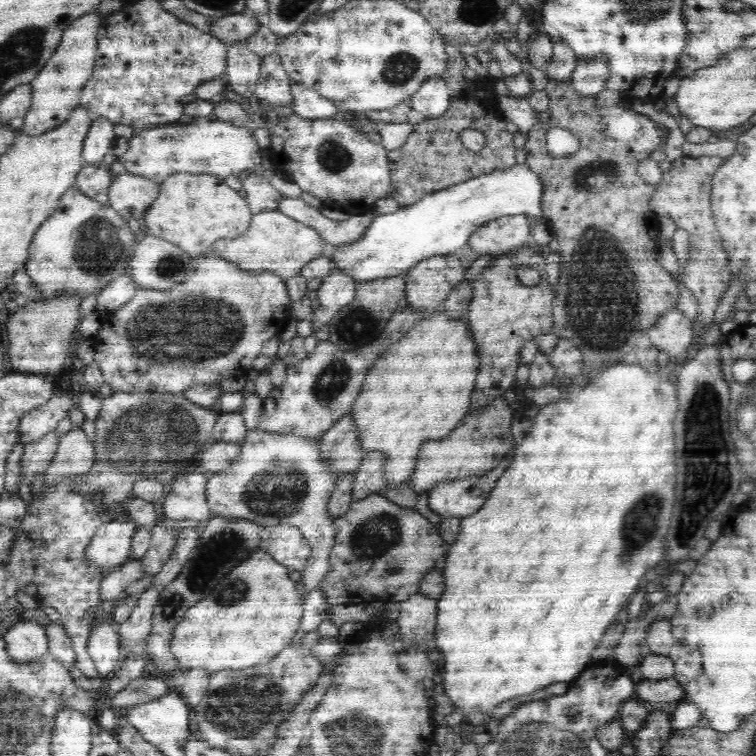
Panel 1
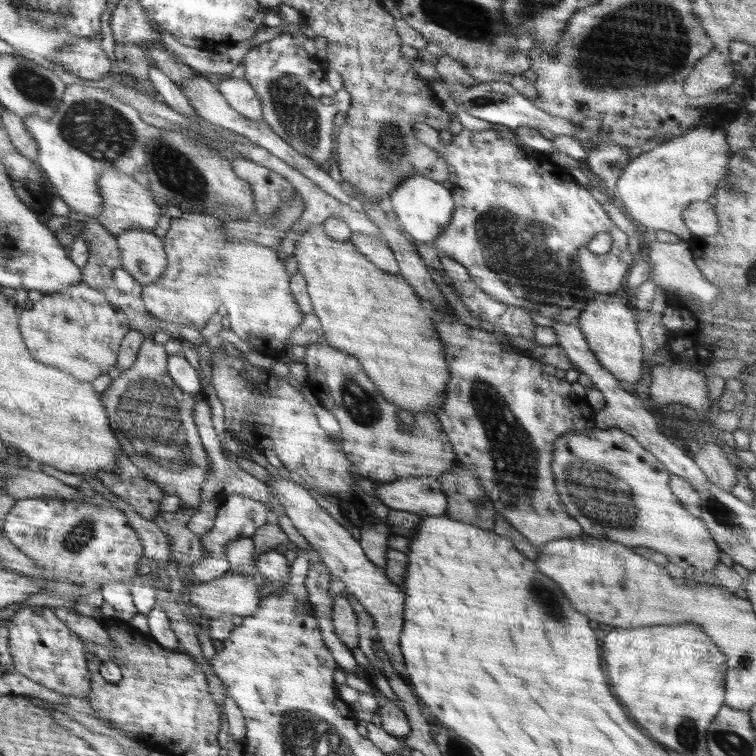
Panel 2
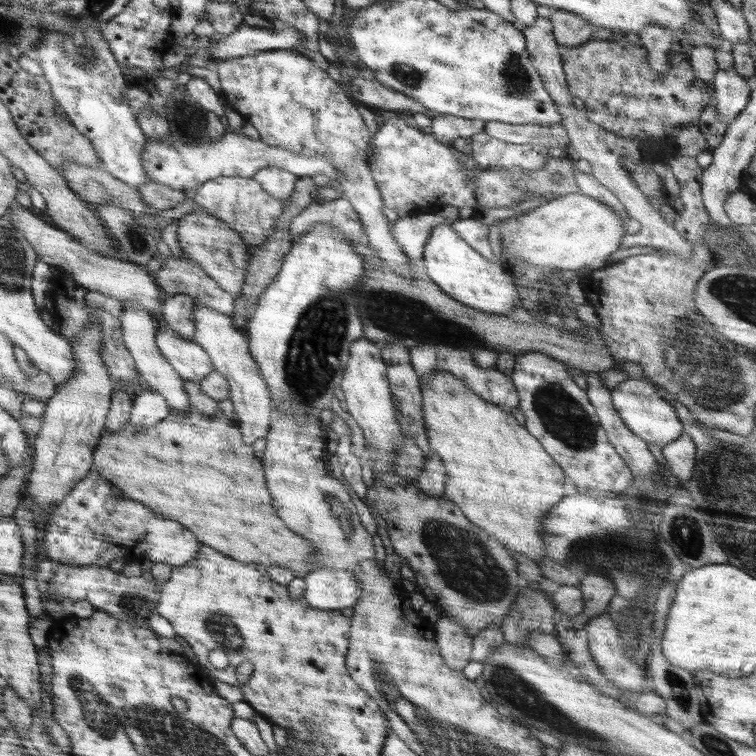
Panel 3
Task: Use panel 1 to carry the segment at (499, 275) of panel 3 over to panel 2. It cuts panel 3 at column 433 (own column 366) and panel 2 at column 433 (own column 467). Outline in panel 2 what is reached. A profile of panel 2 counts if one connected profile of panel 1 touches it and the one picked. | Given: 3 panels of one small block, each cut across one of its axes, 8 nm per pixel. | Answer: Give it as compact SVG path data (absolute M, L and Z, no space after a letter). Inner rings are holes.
M412 174L402 180L394 192L390 192L392 210L400 220L400 230L411 240L432 244L450 224L455 210L453 189L445 188L442 183L426 176Z

